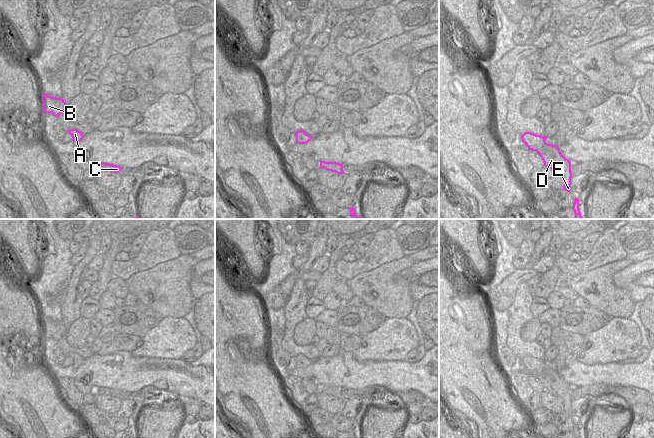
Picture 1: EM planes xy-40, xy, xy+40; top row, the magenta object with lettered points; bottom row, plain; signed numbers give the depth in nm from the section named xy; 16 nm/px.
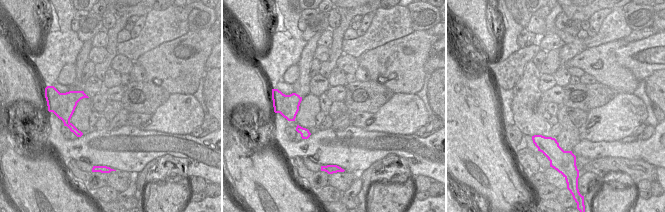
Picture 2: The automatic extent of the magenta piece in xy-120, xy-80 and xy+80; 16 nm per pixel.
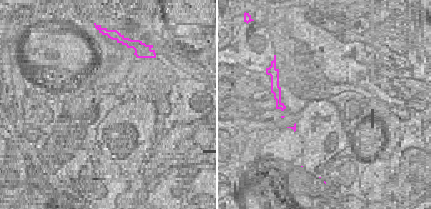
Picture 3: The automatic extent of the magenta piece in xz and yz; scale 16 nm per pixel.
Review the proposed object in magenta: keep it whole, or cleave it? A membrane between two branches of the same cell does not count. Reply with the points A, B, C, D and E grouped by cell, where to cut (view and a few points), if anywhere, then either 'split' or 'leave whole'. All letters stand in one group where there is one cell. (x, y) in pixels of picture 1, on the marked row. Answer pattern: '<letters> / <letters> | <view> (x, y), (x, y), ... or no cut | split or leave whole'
A B D E / C | xy (336, 163), (342, 166), (342, 170) | split

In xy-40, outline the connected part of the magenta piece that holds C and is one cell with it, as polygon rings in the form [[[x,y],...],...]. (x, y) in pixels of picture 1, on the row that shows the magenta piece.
[[[96,164],[94,166],[95,171],[110,171],[110,172],[116,172],[119,173],[123,168],[117,165],[112,165],[112,164]]]

